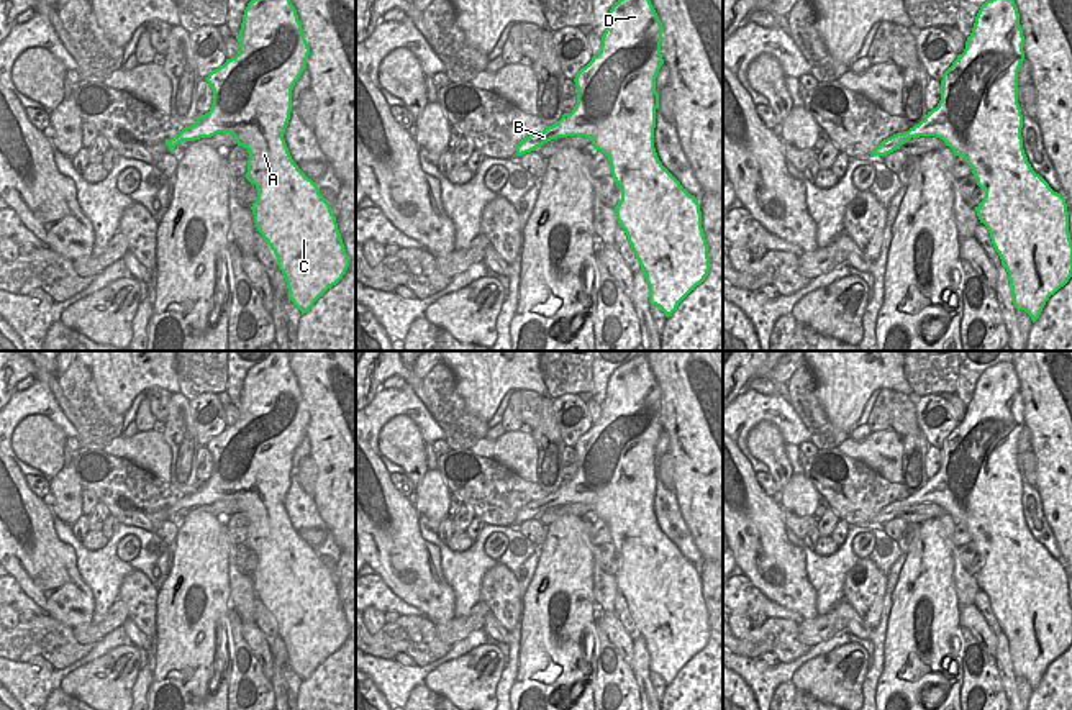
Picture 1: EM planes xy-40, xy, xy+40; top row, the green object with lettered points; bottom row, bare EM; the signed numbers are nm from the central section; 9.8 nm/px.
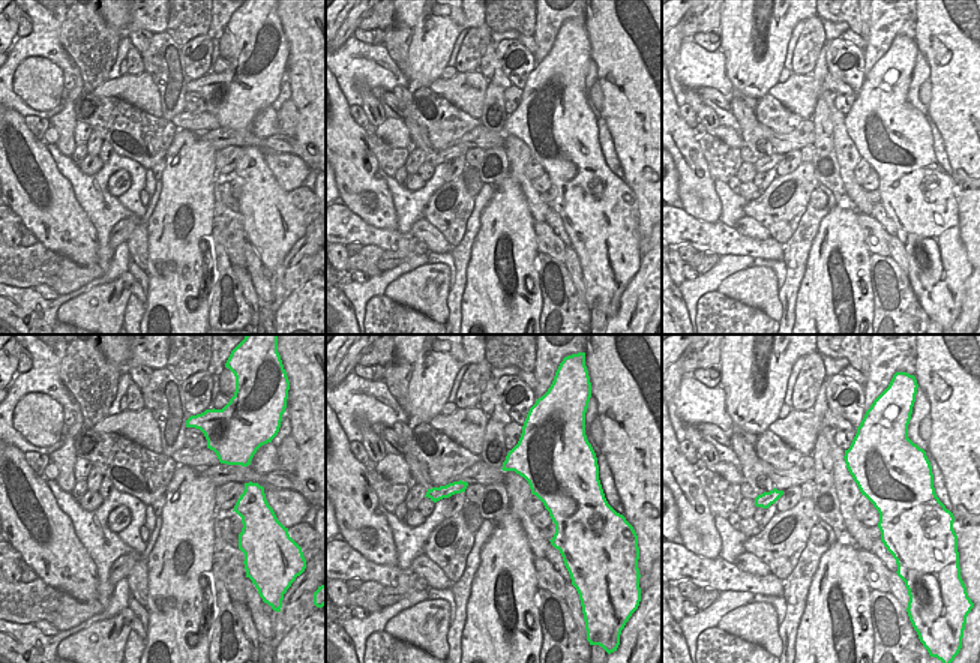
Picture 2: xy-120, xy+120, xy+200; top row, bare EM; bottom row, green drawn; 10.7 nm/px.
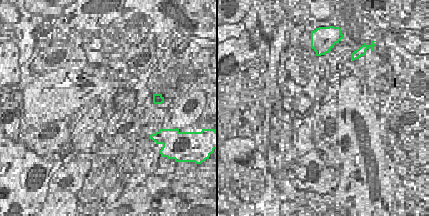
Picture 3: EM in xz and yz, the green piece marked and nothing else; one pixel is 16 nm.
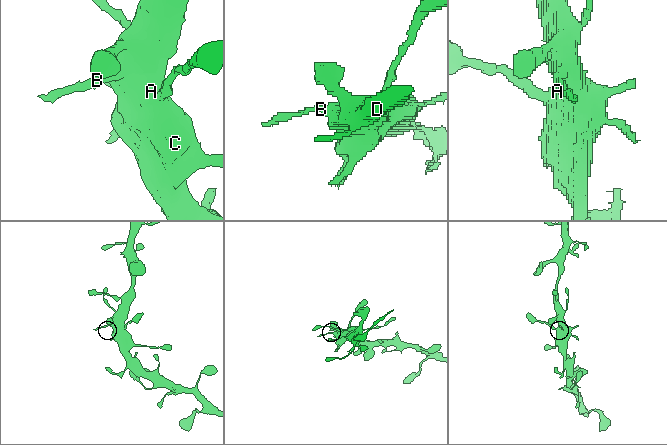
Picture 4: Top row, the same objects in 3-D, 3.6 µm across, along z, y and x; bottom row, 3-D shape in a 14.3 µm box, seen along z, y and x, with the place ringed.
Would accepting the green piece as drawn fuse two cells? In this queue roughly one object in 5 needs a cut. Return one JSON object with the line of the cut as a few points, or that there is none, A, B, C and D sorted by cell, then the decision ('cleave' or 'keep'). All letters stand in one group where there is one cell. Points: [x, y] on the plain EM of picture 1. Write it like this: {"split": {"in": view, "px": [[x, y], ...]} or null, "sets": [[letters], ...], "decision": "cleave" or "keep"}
{"split": null, "sets": [["A", "B", "C", "D"]], "decision": "keep"}

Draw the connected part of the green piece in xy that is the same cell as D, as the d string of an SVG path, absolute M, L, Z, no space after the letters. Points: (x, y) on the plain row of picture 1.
M646 354L620 366L610 377L600 420L582 435L574 449L577 471L570 480L520 508L516 523L541 515L551 507L585 503L602 518L611 543L621 556L615 574L618 592L641 633L649 653L649 671L672 684L679 671L700 653L710 638L708 612L702 595L700 571L662 533L654 515L659 461L656 444L664 431L661 421L662 392Z

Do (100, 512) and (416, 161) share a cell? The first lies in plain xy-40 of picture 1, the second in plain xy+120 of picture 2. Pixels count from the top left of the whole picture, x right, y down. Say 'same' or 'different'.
same

